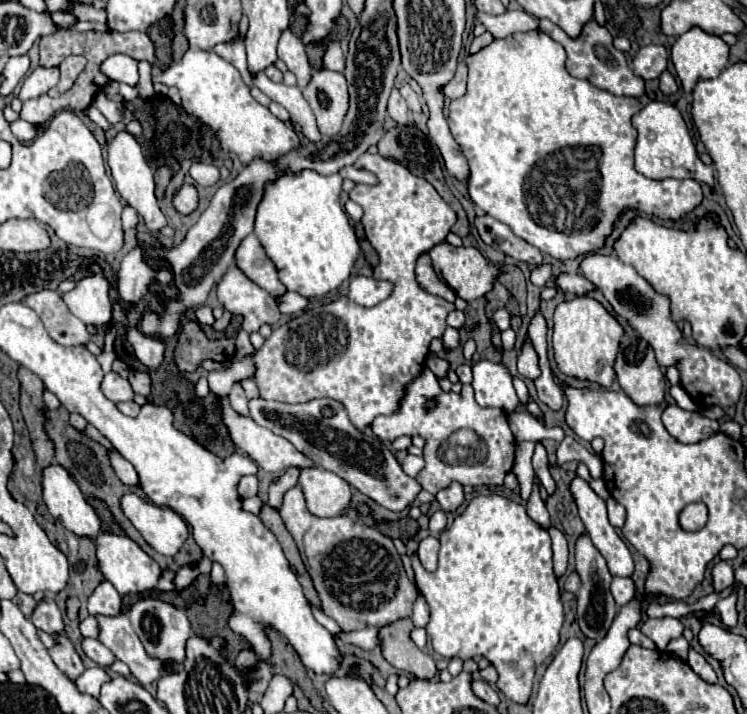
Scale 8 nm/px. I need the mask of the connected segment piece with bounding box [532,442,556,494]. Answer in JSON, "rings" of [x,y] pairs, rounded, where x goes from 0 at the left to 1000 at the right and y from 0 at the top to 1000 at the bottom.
{"rings":[[[723,619],[718,622],[718,633],[715,633],[715,641],[712,641],[712,653],[715,653],[715,661],[718,661],[718,667],[723,669],[726,681],[731,683],[731,689],[734,689],[734,692],[739,692],[739,689],[744,686],[744,678],[742,678],[742,672],[739,672],[736,661],[734,661],[734,641],[731,641],[731,630],[728,630],[728,625],[726,625]]]}

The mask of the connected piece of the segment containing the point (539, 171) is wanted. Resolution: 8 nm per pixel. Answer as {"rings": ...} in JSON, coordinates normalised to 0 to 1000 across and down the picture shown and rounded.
{"rings":[[[723,39],[710,42],[710,45],[691,45],[691,48],[683,48],[672,56],[661,53],[659,62],[648,64],[637,76],[627,76],[621,84],[624,84],[624,92],[627,92],[627,120],[624,120],[624,132],[618,137],[610,137],[610,140],[602,143],[600,176],[602,176],[608,196],[618,207],[618,216],[624,218],[627,232],[629,232],[629,244],[624,249],[627,275],[640,291],[645,291],[659,305],[683,317],[691,331],[710,339],[720,350],[726,350],[726,353],[731,353],[731,356],[736,356],[739,361],[747,361],[747,364],[771,361],[774,356],[790,356],[809,342],[809,333],[817,328],[819,314],[822,314],[822,308],[825,308],[825,303],[833,291],[854,291],[854,294],[859,294],[865,300],[876,300],[886,308],[910,308],[916,300],[921,300],[929,289],[934,289],[940,283],[940,263],[932,252],[902,252],[902,249],[870,252],[870,249],[865,249],[865,246],[859,246],[849,238],[849,202],[851,202],[854,185],[843,174],[843,165],[851,157],[859,154],[857,140],[854,137],[838,137],[838,134],[822,134],[811,126],[793,120],[787,112],[776,112],[776,109],[763,106],[758,92],[755,92],[758,73],[755,73],[752,62],[742,59]]]}

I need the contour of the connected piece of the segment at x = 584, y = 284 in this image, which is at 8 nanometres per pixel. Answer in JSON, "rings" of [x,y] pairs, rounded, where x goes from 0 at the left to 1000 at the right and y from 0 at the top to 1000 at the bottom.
{"rings":[[[747,384],[744,401],[752,403],[758,412],[771,412],[771,415],[787,412],[795,403],[795,398],[784,392],[779,384]]]}

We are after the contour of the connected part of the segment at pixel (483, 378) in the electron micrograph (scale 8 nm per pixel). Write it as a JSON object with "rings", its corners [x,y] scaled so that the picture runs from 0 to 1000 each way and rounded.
{"rings":[[[643,504],[632,510],[632,543],[637,560],[645,571],[672,571],[675,577],[688,577],[691,566],[696,563],[691,546],[685,541],[685,527],[672,510],[661,510],[653,504]]]}

